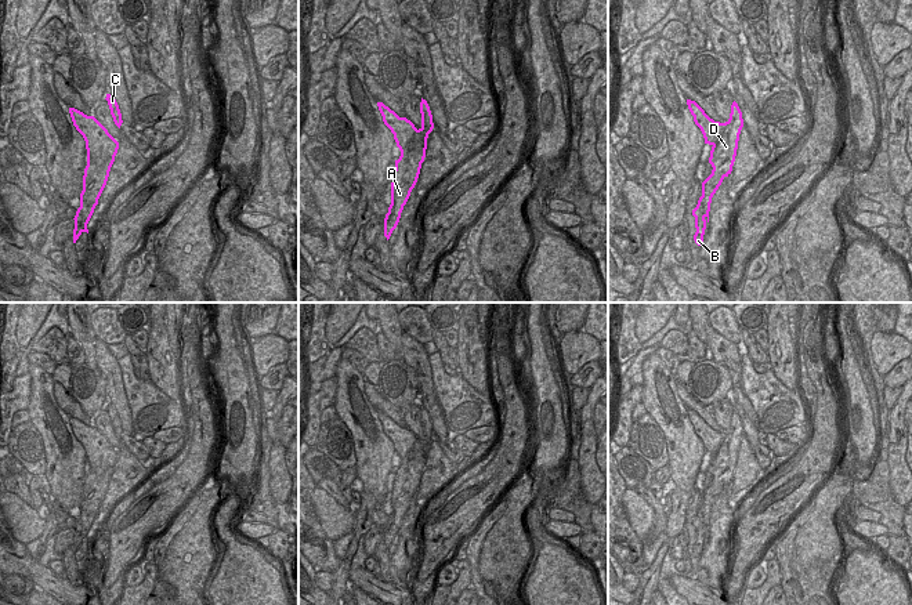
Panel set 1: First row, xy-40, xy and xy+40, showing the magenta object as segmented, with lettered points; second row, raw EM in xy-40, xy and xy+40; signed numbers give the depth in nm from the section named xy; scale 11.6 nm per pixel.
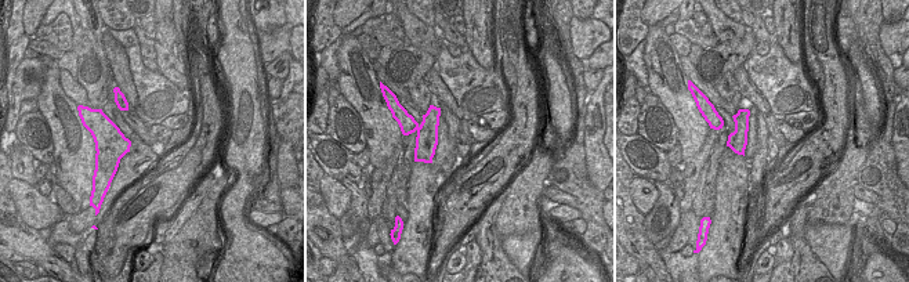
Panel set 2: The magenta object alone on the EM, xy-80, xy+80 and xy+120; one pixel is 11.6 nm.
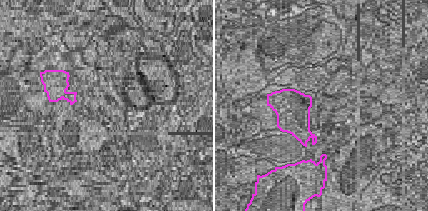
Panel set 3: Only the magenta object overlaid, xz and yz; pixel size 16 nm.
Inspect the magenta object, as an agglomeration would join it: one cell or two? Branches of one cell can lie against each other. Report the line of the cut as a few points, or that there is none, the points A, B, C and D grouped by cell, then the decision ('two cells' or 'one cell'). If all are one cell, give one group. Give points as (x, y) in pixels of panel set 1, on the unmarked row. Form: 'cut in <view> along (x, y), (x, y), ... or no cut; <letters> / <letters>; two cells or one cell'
cut in xy+40 along (710, 464), (716, 475), (730, 481); A B / C D; two cells

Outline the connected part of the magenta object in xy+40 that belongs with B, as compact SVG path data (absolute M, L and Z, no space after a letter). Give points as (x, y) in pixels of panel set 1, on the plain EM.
M710 465L709 472L713 477L712 483L702 492L702 506L699 507L696 517L692 519L696 537L694 550L698 555L703 551L706 533L709 532L712 507L721 494L723 489L731 483L731 481L724 482L720 477L714 475L716 467Z

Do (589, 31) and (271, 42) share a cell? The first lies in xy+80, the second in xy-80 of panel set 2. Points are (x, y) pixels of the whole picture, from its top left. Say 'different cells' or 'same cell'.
same cell

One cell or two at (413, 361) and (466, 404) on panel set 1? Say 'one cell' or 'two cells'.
two cells

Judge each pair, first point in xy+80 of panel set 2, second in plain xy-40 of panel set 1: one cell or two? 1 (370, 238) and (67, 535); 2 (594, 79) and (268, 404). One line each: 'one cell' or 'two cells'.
1: one cell
2: one cell

